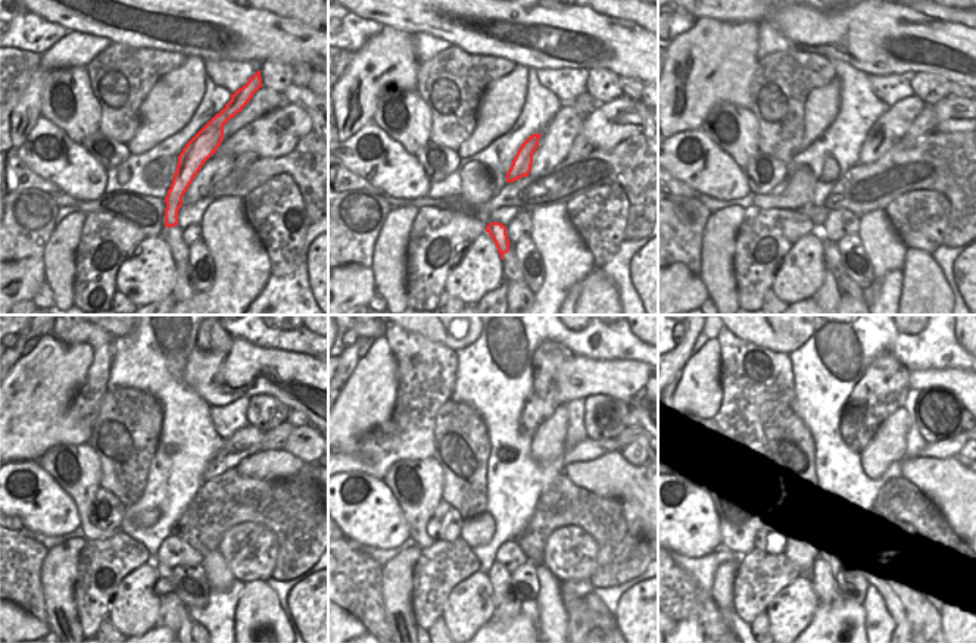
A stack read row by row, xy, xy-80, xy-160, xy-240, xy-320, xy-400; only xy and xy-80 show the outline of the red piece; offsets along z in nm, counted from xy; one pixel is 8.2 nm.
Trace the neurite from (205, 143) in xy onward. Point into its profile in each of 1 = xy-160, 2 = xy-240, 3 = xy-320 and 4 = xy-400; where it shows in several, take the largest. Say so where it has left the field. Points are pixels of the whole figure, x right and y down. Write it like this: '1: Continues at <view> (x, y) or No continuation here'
1: Continues at xy-160 (832, 258)
2: Continues at xy-240 (187, 614)
3: No continuation here
4: No continuation here.

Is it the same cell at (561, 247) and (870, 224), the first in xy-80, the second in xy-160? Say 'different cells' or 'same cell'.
same cell

